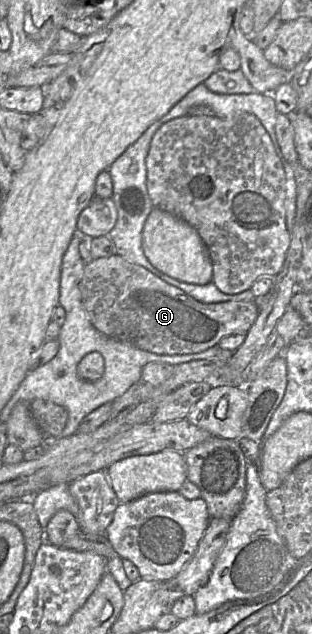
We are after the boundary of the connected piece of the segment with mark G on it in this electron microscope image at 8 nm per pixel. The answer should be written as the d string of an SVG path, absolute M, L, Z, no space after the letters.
M118 254L94 258L84 266L82 302L96 330L159 355L195 354L232 334L248 332L259 313L255 301L202 303Z

